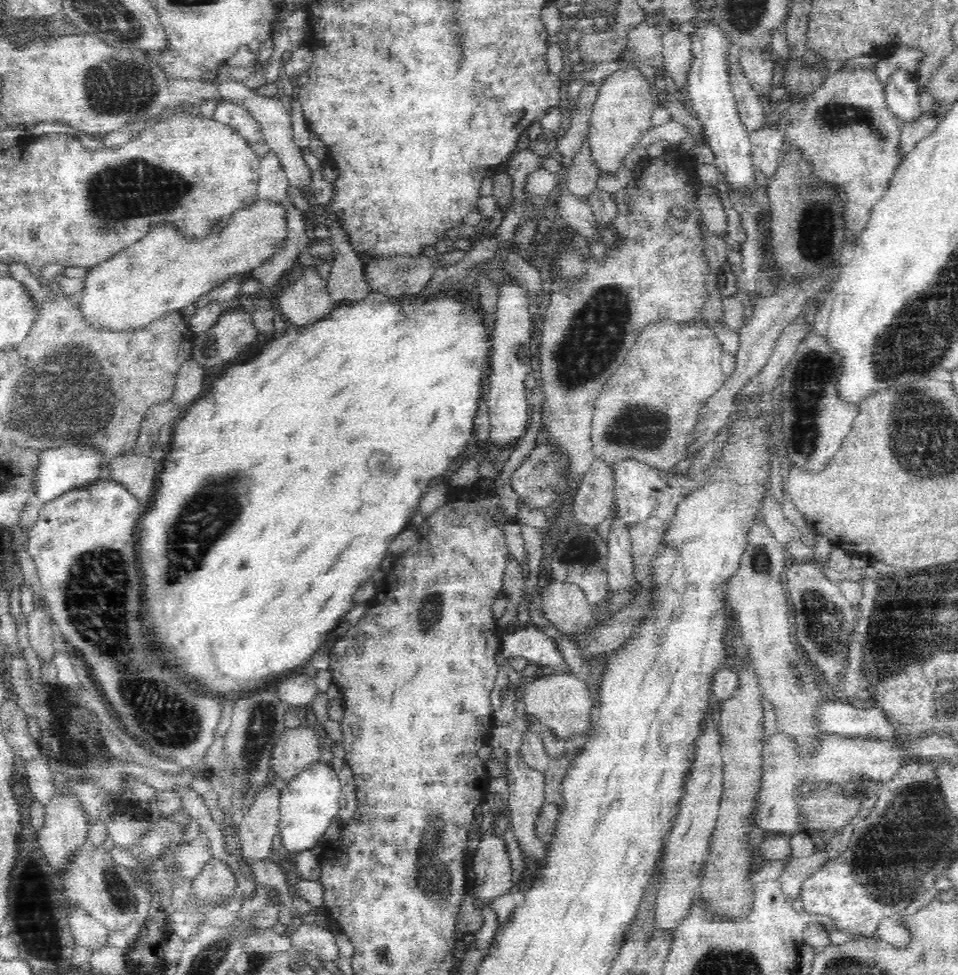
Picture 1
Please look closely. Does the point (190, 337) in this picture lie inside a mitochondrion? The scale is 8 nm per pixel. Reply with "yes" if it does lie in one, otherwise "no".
no

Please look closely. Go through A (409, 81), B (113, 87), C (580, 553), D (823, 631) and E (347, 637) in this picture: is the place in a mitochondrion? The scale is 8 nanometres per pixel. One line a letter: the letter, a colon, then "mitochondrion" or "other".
A: other
B: mitochondrion
C: mitochondrion
D: mitochondrion
E: other

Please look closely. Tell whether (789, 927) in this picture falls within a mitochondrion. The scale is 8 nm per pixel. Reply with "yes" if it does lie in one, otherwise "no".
no

